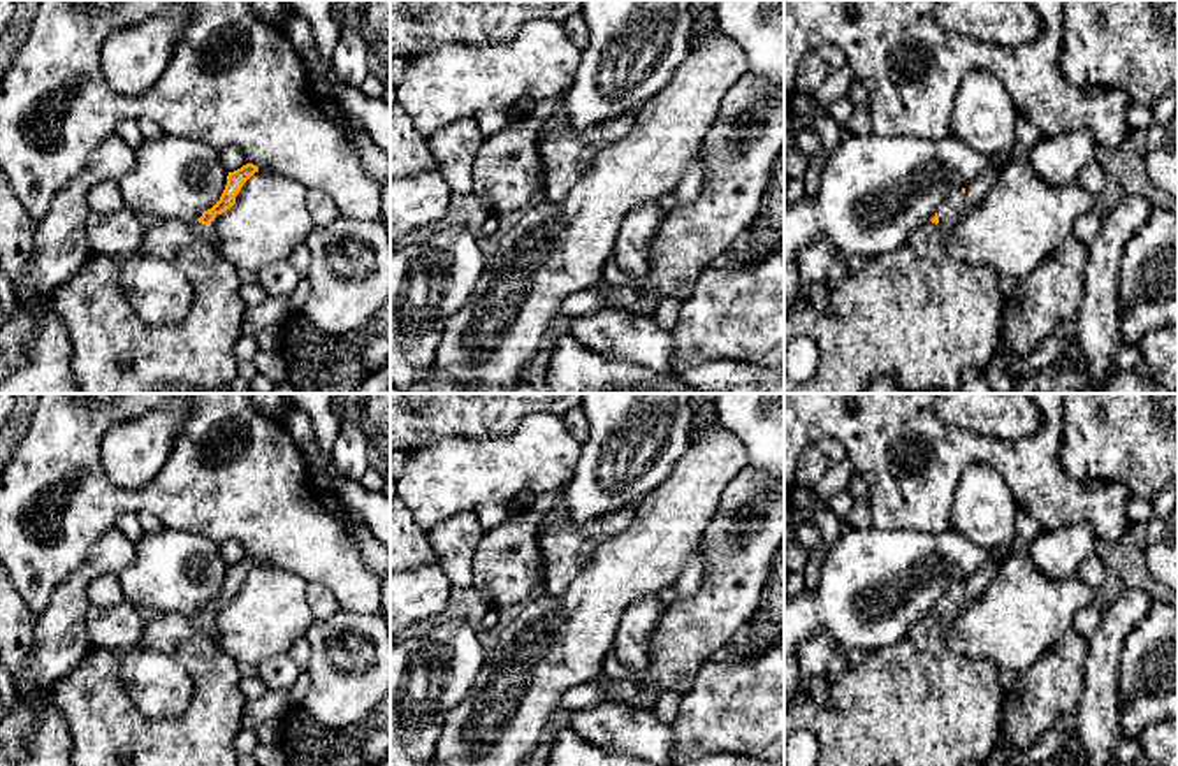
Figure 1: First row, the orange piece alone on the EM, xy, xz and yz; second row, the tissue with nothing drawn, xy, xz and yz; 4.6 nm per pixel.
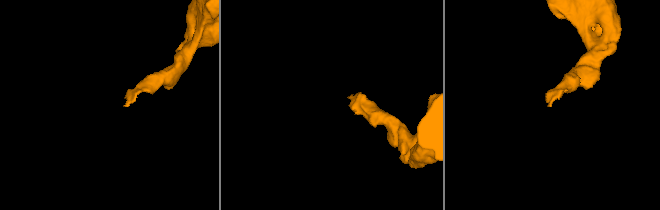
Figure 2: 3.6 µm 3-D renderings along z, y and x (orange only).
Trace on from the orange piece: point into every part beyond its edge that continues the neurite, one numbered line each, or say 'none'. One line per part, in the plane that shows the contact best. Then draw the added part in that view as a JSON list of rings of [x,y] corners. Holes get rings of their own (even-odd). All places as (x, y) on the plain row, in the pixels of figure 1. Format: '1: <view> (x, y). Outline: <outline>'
1: xy (102, 721). Outline: [[[220,611],[209,618],[162,613],[144,624],[142,647],[169,655],[192,678],[190,706],[176,719],[153,720],[141,713],[120,683],[120,657],[111,650],[88,650],[81,664],[51,687],[51,701],[72,740],[72,766],[239,766],[234,740],[243,729],[246,699],[239,690],[239,662],[213,636]]]

